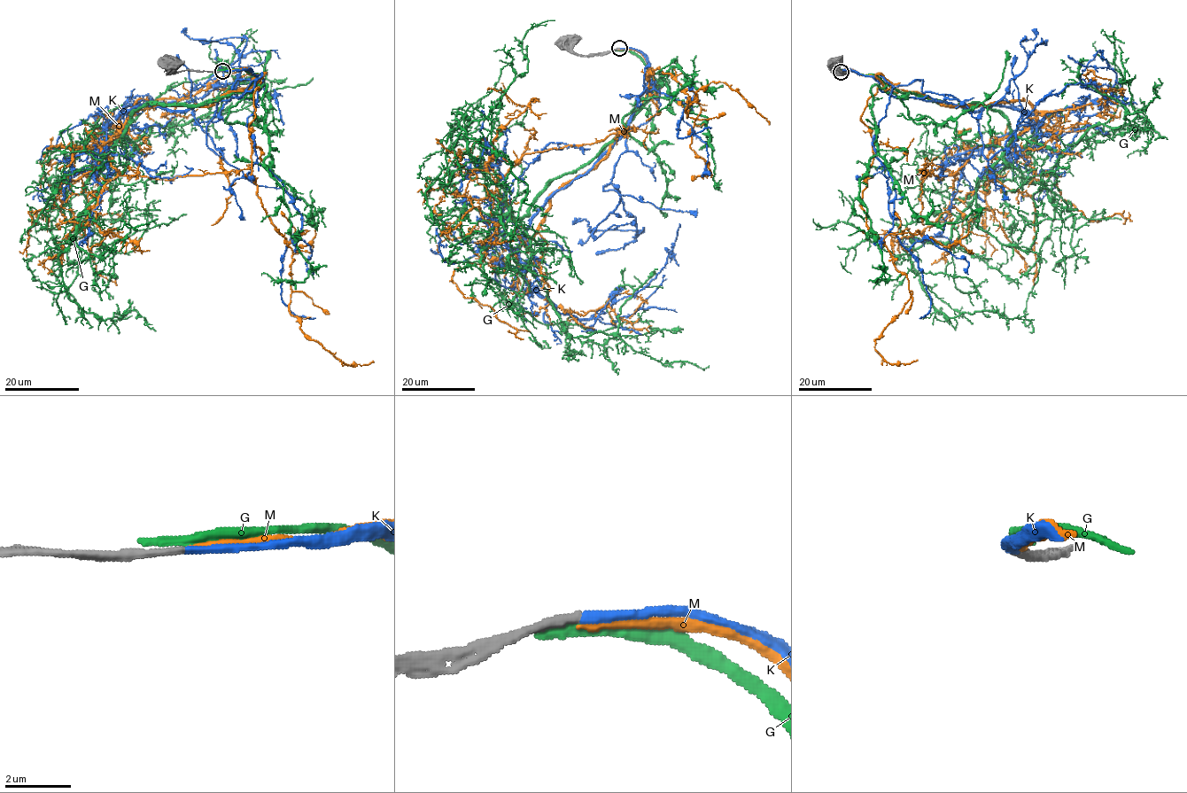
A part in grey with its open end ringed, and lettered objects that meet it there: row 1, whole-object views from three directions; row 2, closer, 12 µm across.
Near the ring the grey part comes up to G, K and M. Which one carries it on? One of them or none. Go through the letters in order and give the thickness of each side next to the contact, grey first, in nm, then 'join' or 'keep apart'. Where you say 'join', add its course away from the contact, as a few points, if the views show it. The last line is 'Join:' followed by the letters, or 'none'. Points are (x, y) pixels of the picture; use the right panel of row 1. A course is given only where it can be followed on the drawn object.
G: calibres 300 and 460 nm; keep apart
K: calibres 240 and 240 nm; join; course (841, 72), (967, 111), (1050, 114), (1105, 104), (1111, 89), (1066, 84), (1016, 124)
M: calibres 240 and 280 nm; keep apart
Join: K

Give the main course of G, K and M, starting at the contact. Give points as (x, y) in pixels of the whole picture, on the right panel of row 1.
G: (841, 71), (1007, 120), (1007, 149), (952, 236), (907, 254), (948, 319), (995, 311), (1029, 332)
K: (841, 72), (967, 111), (1050, 114), (1105, 104), (1111, 89), (1066, 84), (1016, 124)
M: (841, 72), (947, 105), (1026, 101), (1035, 114), (977, 145), (948, 210), (899, 243), (886, 232), (880, 250)

